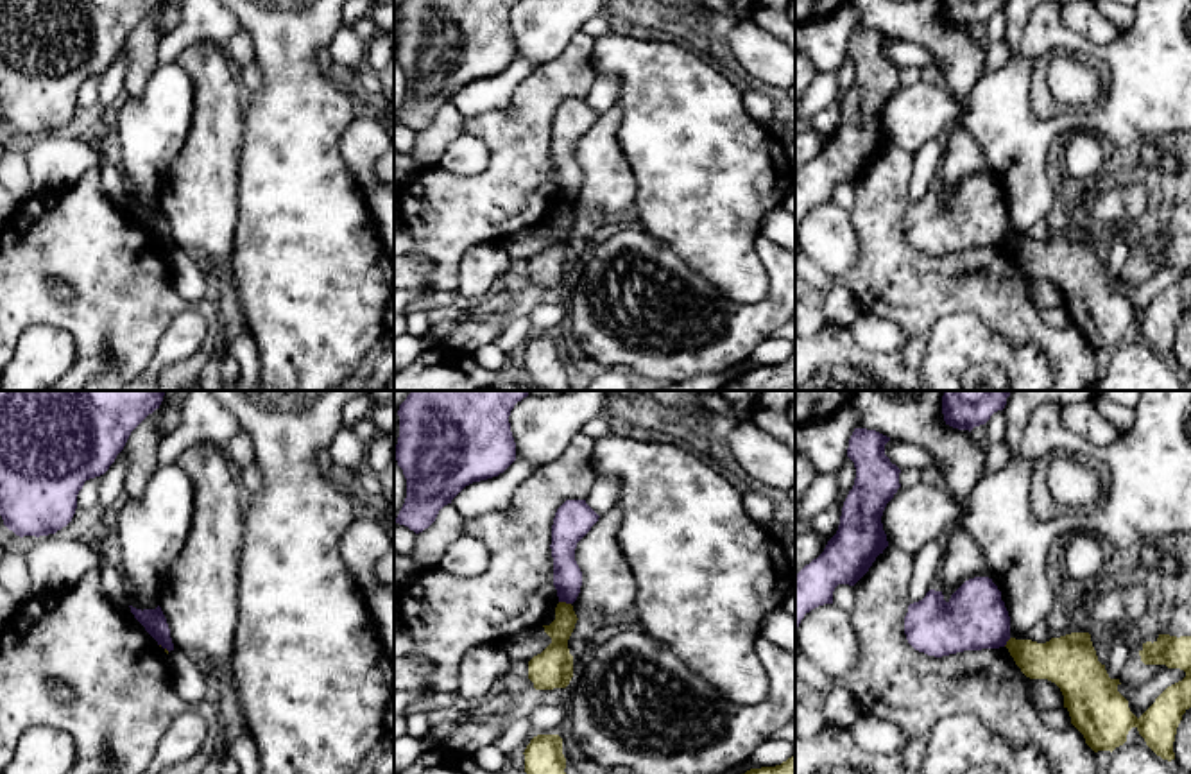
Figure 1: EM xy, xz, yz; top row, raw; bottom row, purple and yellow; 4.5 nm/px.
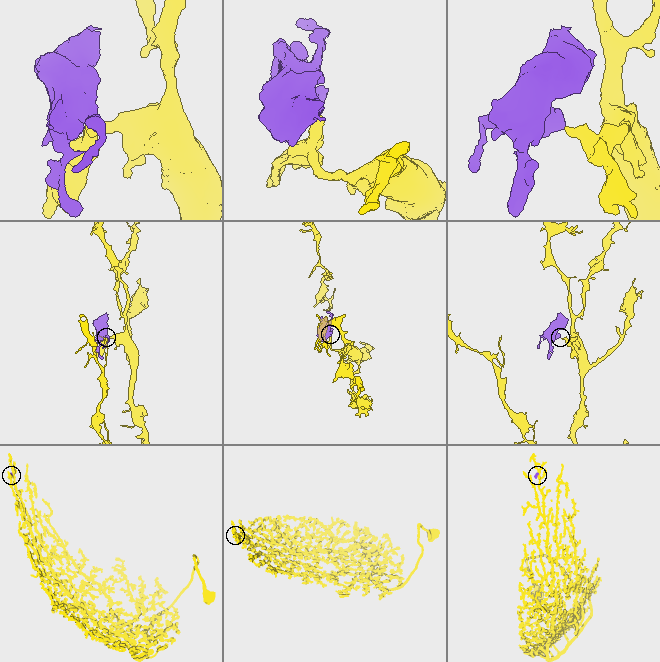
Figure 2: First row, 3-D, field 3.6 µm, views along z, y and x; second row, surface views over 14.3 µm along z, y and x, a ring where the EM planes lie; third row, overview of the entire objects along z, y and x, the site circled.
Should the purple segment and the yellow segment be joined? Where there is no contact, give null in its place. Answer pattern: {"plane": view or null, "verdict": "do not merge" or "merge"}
{"plane": "xz", "verdict": "do not merge"}

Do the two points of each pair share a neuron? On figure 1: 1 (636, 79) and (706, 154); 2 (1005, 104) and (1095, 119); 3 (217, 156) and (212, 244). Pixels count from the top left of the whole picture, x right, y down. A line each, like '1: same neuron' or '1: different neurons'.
1: same neuron
2: same neuron
3: same neuron

